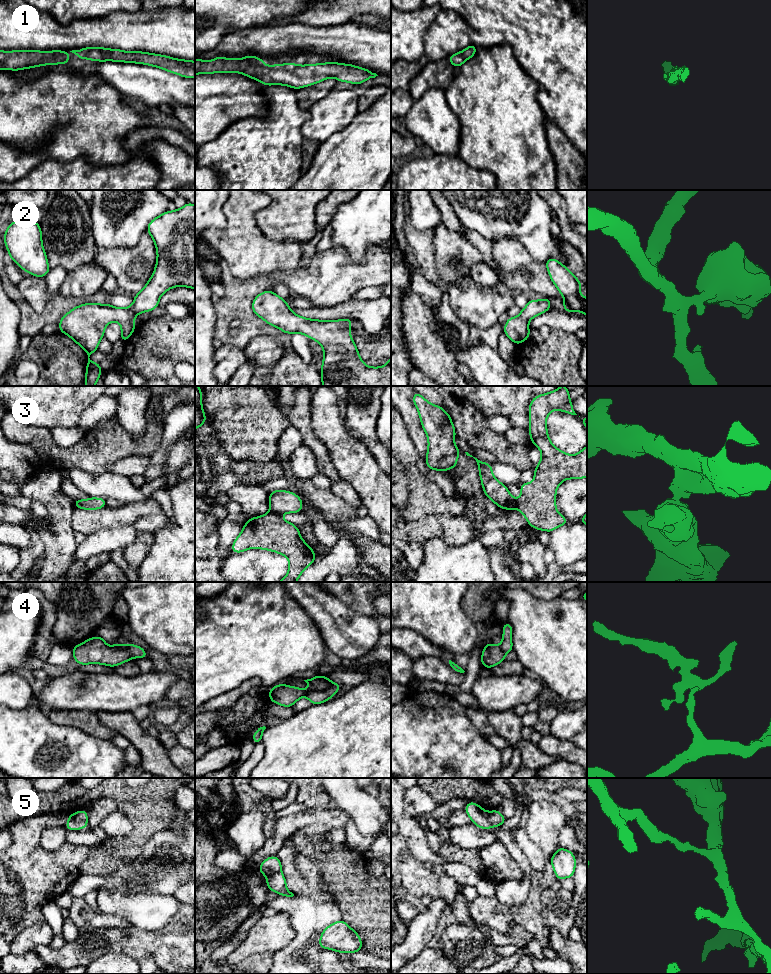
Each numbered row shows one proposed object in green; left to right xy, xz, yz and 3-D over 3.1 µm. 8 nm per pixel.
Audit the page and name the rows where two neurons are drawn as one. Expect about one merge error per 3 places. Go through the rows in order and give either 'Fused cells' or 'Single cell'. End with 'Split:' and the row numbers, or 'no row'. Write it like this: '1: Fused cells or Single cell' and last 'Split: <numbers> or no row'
1: Single cell
2: Single cell
3: Fused cells
4: Fused cells
5: Fused cells
Split: 3, 4, 5

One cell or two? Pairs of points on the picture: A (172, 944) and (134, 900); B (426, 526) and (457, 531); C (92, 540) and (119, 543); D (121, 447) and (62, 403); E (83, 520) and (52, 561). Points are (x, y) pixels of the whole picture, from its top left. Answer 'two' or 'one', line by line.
A: two
B: one
C: one
D: two
E: two

